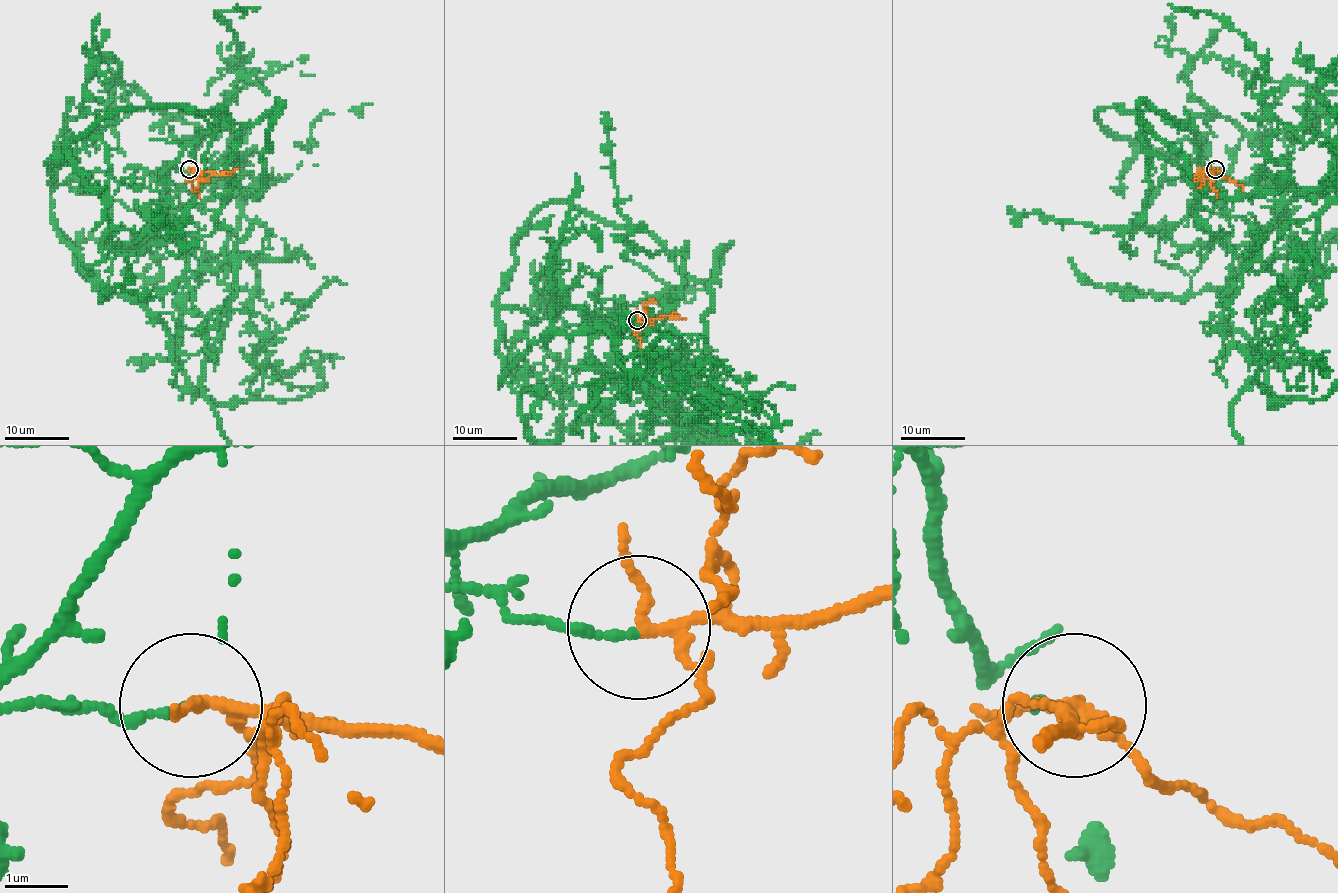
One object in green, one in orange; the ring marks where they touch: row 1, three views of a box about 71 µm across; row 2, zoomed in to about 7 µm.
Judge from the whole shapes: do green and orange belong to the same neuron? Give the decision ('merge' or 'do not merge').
do not merge

